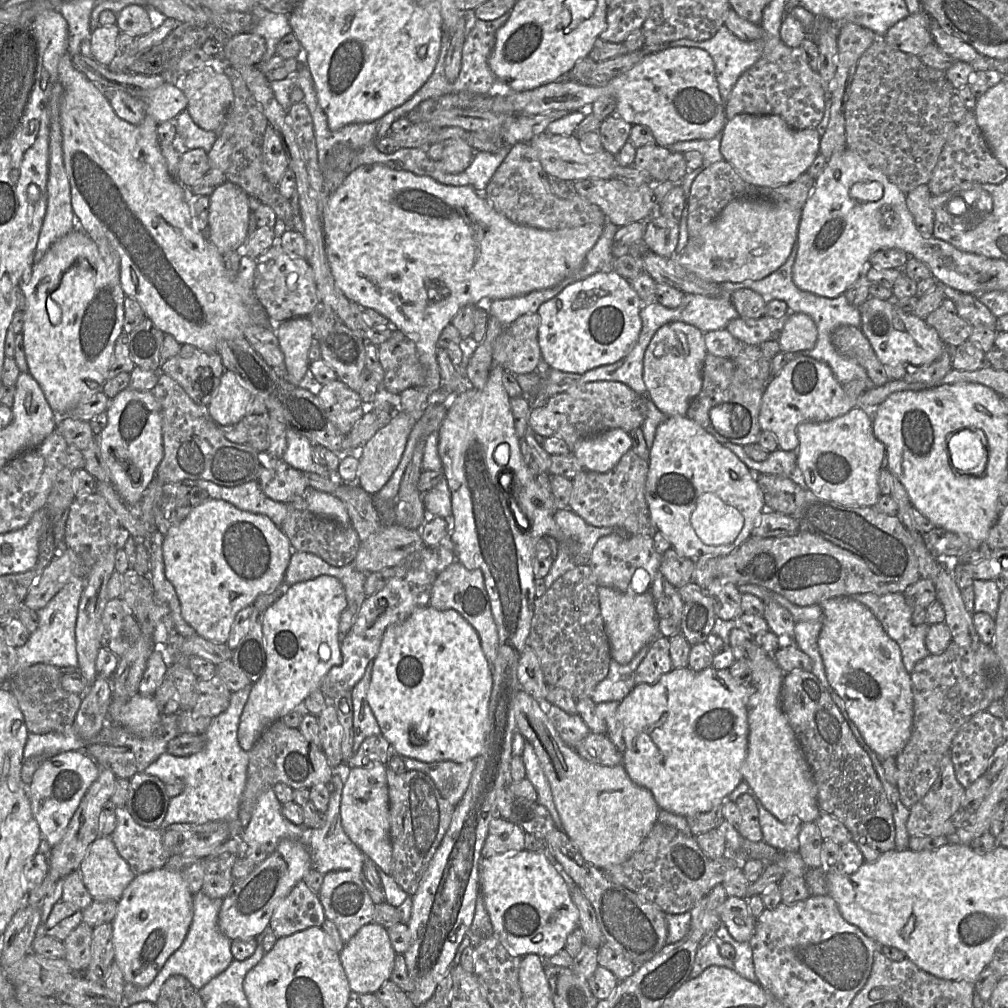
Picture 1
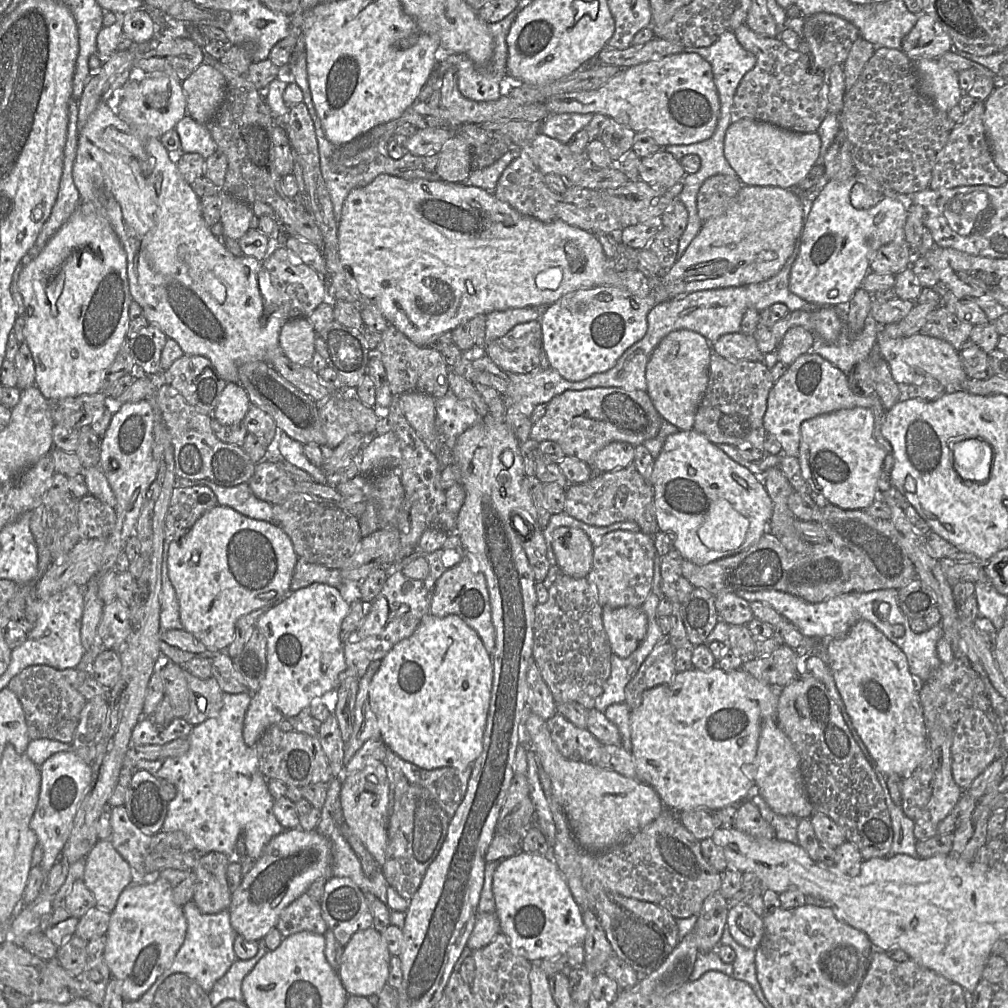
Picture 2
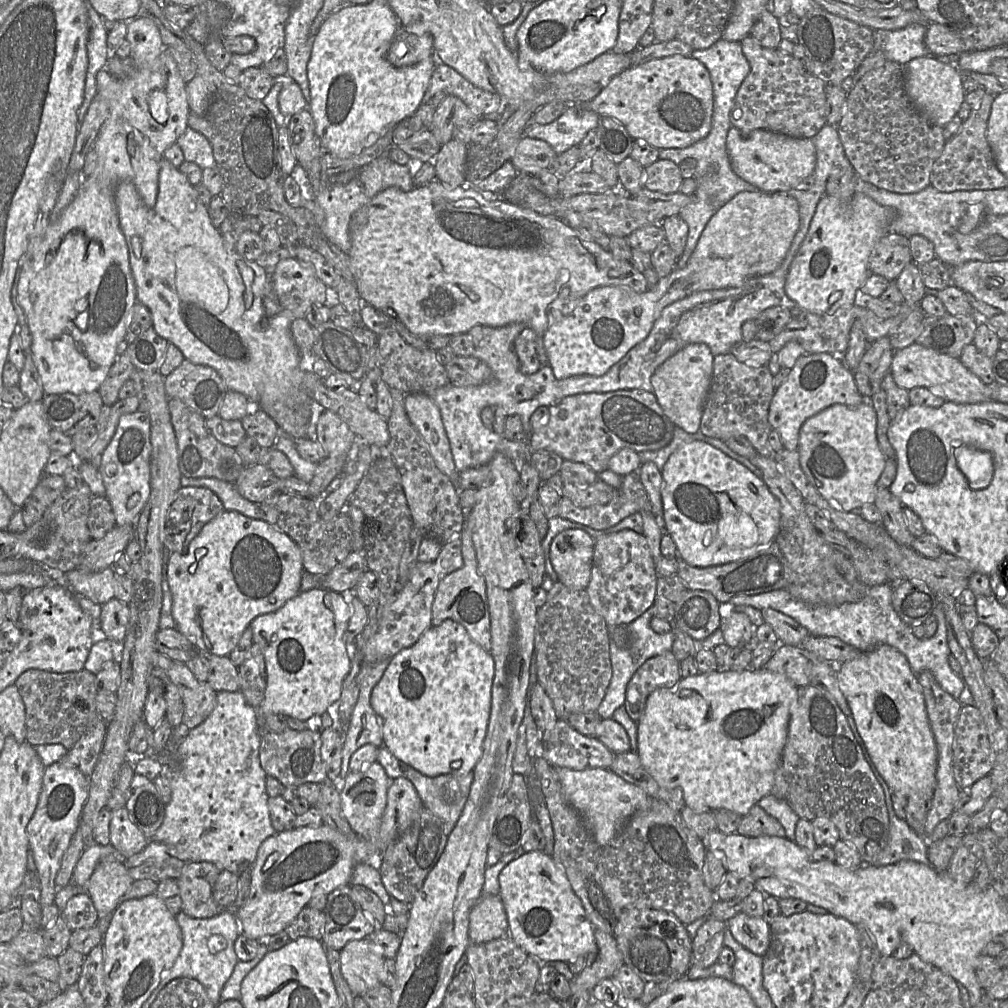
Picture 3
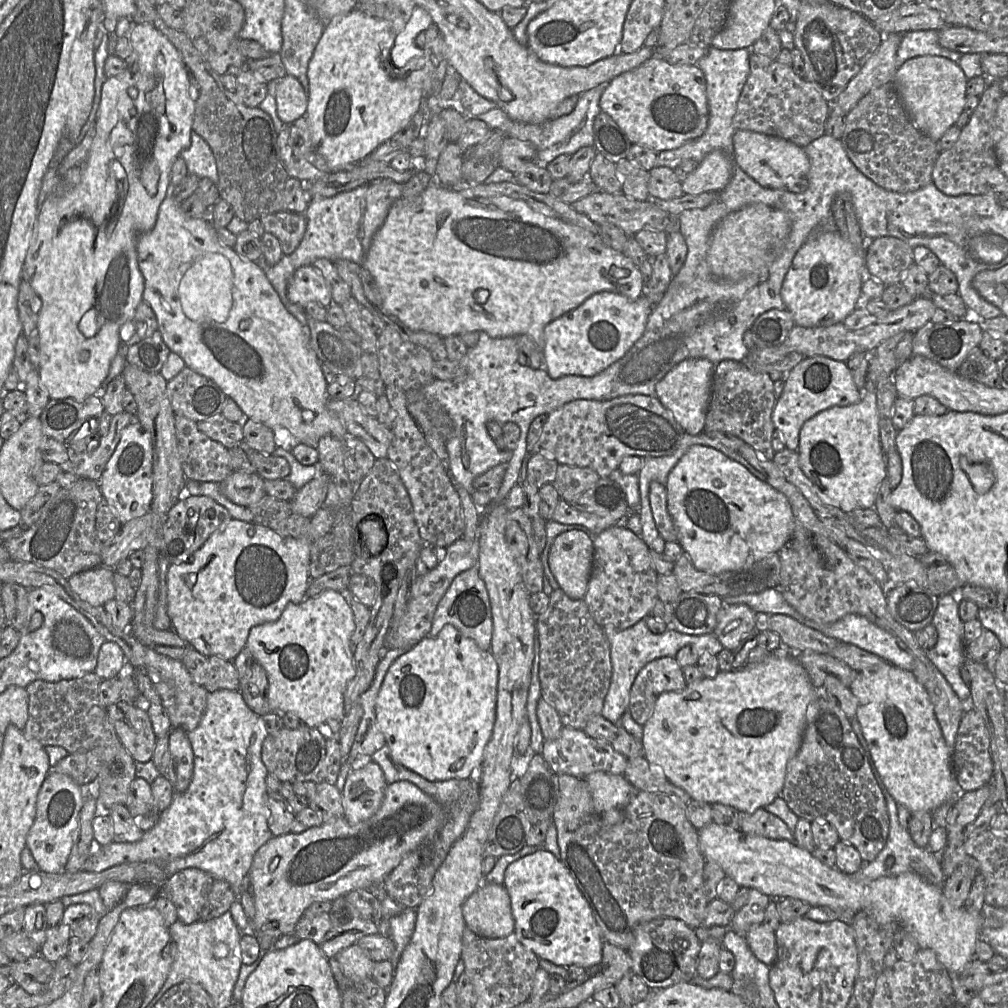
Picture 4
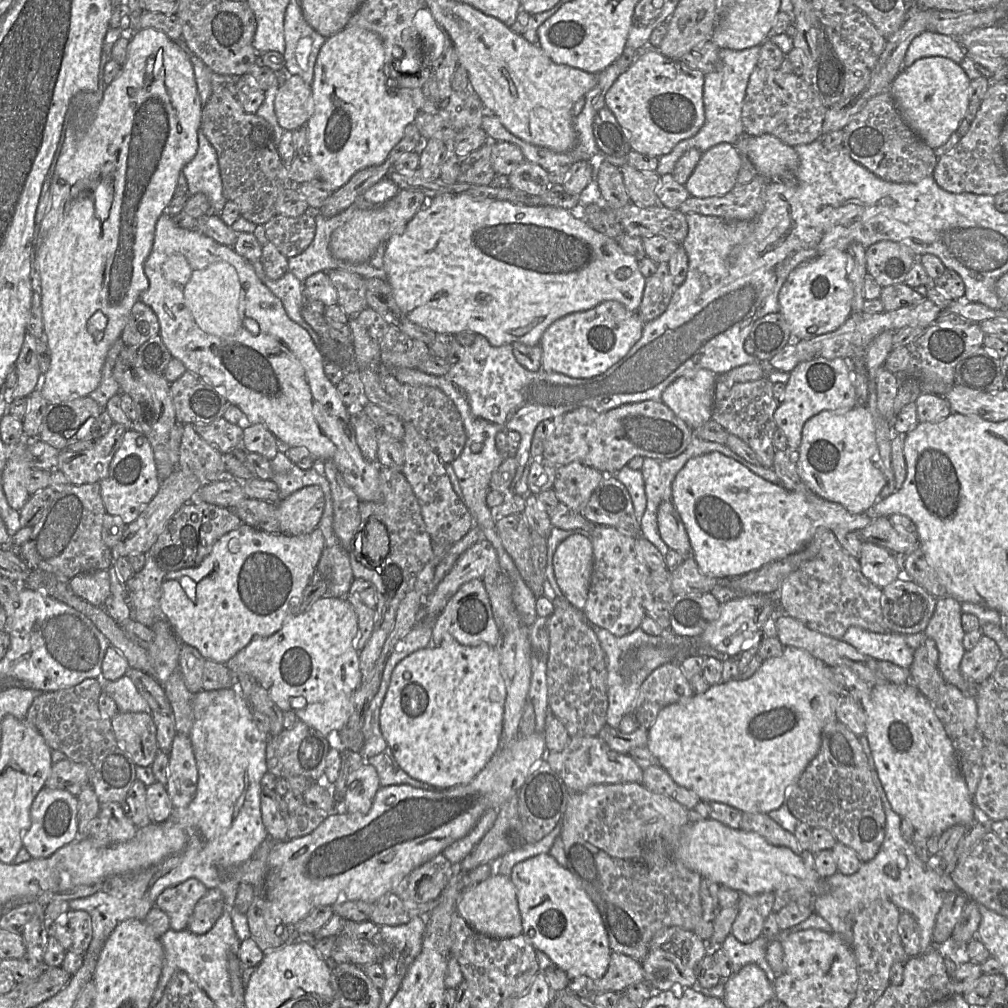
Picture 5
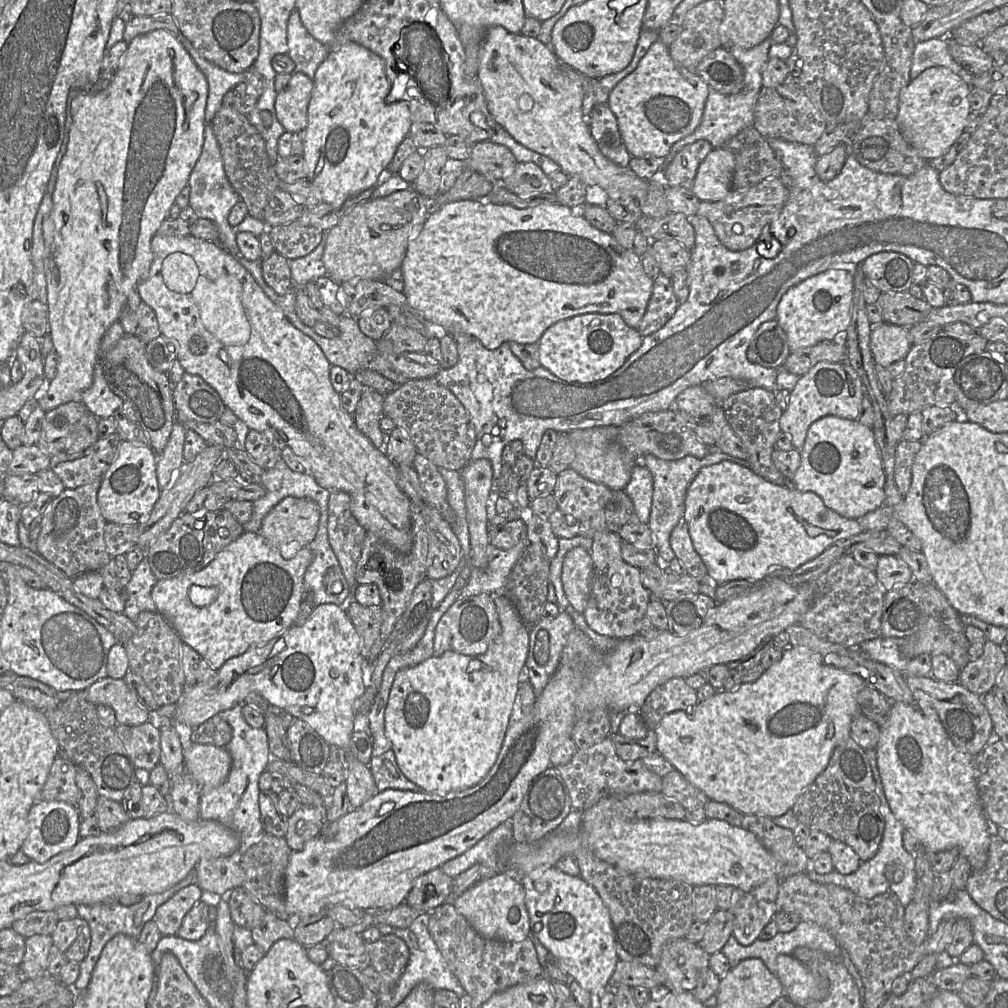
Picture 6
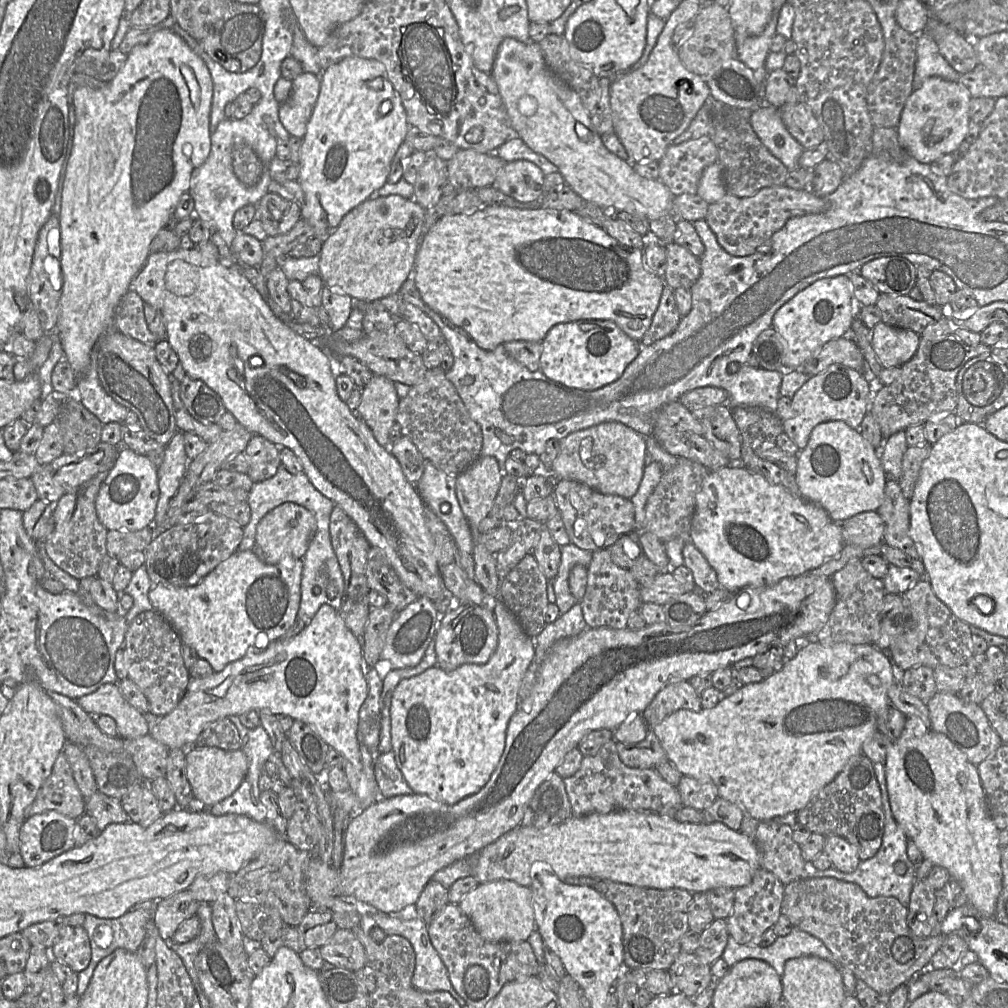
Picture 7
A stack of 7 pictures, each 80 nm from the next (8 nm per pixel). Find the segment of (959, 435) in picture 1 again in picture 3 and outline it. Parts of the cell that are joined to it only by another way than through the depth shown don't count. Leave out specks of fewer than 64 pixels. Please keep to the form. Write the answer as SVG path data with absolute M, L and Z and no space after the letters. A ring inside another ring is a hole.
M967 445L954 448L954 452L957 465L972 488L979 489L983 479L988 474L993 475L993 459L989 452Z

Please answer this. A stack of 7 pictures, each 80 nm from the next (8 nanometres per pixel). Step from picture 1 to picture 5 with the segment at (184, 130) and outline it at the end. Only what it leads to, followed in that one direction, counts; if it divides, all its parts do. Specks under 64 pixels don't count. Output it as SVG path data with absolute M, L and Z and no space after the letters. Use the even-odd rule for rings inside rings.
M201 131L198 132L199 147L191 162L183 168L189 184L190 196L203 193L208 197L213 214L221 214L226 202L215 148Z

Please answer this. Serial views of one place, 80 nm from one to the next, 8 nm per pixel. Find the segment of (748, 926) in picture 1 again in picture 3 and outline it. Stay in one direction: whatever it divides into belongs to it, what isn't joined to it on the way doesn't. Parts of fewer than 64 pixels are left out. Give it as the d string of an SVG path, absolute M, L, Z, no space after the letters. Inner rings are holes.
M739 912L727 921L733 937L752 953L763 957L771 940L770 926L762 917Z

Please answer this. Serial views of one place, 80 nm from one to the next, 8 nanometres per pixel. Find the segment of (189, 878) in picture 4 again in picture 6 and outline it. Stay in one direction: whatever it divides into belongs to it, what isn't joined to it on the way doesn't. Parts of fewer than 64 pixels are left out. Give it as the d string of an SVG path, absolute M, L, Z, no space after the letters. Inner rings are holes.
M190 884L158 907L153 920L161 935L176 935L185 915L201 900L202 894L197 884Z

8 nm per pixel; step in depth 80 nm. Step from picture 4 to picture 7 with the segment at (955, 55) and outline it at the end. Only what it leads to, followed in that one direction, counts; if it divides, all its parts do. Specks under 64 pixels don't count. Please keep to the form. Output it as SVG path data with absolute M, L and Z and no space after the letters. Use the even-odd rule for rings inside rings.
M925 33L917 35L913 90L919 89L932 76L958 82L960 75L942 56L935 40Z

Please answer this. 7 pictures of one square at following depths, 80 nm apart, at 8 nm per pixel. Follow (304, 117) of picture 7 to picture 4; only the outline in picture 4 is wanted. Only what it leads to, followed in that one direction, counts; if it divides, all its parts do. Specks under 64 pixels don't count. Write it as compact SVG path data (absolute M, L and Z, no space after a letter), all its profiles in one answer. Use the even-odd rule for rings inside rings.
M287 75L277 85L277 114L283 123L290 125L295 120L305 116L308 111L309 95L306 94L300 81Z

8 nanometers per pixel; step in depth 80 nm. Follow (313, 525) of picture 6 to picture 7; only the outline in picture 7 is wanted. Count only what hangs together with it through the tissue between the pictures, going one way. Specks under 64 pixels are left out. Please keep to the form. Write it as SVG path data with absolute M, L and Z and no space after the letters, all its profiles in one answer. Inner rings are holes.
M283 503L268 512L259 522L253 551L266 564L277 565L285 555L303 559L317 529L315 516L305 507Z

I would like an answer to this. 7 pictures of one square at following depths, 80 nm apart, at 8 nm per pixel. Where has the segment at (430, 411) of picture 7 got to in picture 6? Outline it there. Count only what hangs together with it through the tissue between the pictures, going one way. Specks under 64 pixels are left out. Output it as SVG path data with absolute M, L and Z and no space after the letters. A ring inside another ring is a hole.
M434 377L409 380L385 395L385 416L404 430L415 444L418 453L438 468L461 471L470 461L476 444L476 432L469 413L445 386Z

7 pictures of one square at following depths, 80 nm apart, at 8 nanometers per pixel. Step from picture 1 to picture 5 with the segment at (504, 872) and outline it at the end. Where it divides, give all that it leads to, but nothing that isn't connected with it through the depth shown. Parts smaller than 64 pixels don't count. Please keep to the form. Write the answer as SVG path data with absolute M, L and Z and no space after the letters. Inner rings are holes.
M550 853L531 857L514 865L513 882L522 918L523 935L536 948L547 954L565 972L576 969L592 980L602 978L609 967L612 949L601 914L572 872L561 866Z

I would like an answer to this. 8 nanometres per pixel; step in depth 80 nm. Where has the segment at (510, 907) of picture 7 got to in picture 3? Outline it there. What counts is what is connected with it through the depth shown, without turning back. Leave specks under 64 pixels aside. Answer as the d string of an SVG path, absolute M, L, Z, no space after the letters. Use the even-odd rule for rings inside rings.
M482 893L469 915L470 943L485 943L508 933L508 918L501 897Z

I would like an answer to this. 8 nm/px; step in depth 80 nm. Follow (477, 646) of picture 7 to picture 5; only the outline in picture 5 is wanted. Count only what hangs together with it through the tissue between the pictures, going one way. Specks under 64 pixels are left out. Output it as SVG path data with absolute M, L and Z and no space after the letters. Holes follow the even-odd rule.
M473 579L463 584L438 616L432 634L434 645L440 646L445 635L451 635L464 646L495 646L498 643L500 632L493 617L485 584L481 579Z

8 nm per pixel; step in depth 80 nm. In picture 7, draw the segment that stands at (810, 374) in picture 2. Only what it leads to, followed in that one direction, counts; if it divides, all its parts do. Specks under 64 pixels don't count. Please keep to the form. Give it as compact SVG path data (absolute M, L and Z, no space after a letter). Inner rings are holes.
M832 364L808 381L791 398L791 416L782 420L783 432L803 450L813 428L823 422L839 420L853 429L859 429L864 416L870 411L870 384L861 371L840 364Z

